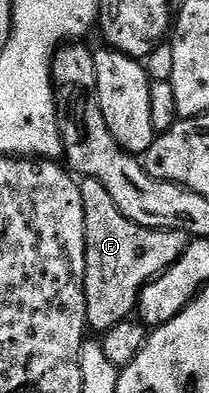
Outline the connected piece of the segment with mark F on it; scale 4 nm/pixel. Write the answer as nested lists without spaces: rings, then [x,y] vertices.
[[[82,178],[82,199],[84,200],[84,228],[86,229],[86,324],[91,331],[105,332],[111,330],[118,322],[125,322],[138,309],[138,294],[148,282],[159,278],[178,257],[186,251],[191,242],[190,235],[182,230],[153,230],[144,228],[132,220],[128,220],[116,208],[112,196],[108,196],[108,188],[95,178]]]

